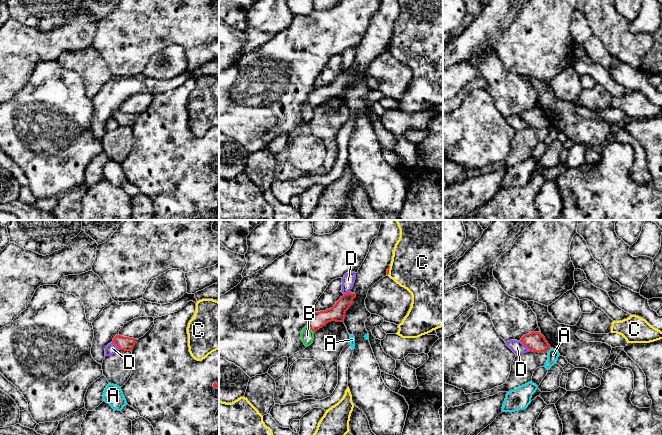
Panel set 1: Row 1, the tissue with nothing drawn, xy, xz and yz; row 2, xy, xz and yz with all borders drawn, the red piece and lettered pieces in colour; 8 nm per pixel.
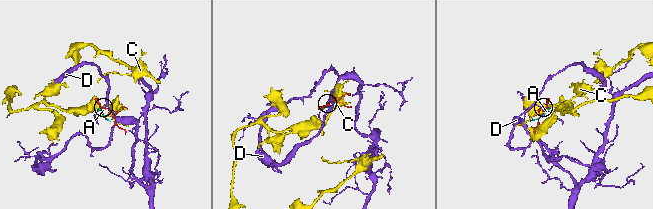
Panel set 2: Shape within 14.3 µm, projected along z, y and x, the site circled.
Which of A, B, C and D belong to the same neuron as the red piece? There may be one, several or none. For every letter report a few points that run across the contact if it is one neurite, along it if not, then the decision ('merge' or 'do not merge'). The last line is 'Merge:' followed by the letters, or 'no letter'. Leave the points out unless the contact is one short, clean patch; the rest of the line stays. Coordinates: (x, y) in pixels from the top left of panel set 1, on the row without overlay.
A: yz (550, 123), (546, 127) | do not merge
B: xz (317, 96), (310, 104), (307, 111) | merge
C: do not merge
D: yz (520, 116), (530, 126) | do not merge
Merge: B

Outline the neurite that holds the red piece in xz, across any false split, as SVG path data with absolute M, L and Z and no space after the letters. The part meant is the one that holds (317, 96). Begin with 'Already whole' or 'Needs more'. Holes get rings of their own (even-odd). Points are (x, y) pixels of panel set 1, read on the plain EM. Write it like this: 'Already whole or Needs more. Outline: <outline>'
Needs more. Outline: M355 69L344 70L336 80L325 87L314 88L308 95L308 100L301 108L301 116L306 123L310 122L314 116L314 109L325 102L328 98L344 98L345 89L353 80Z

